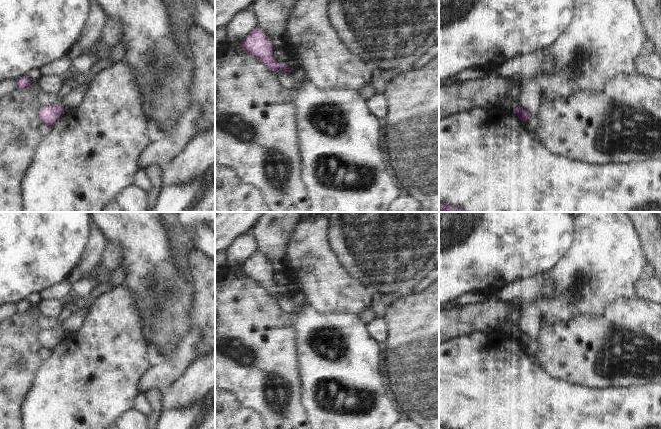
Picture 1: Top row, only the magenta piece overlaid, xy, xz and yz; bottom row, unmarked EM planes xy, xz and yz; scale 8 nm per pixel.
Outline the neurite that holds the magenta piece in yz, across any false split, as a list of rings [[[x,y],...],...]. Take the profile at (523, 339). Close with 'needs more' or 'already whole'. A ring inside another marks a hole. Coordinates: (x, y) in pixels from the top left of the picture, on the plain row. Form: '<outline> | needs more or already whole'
[[[519,329],[515,332],[516,338],[521,345],[527,346],[530,338],[527,334],[523,333]]] | already whole

